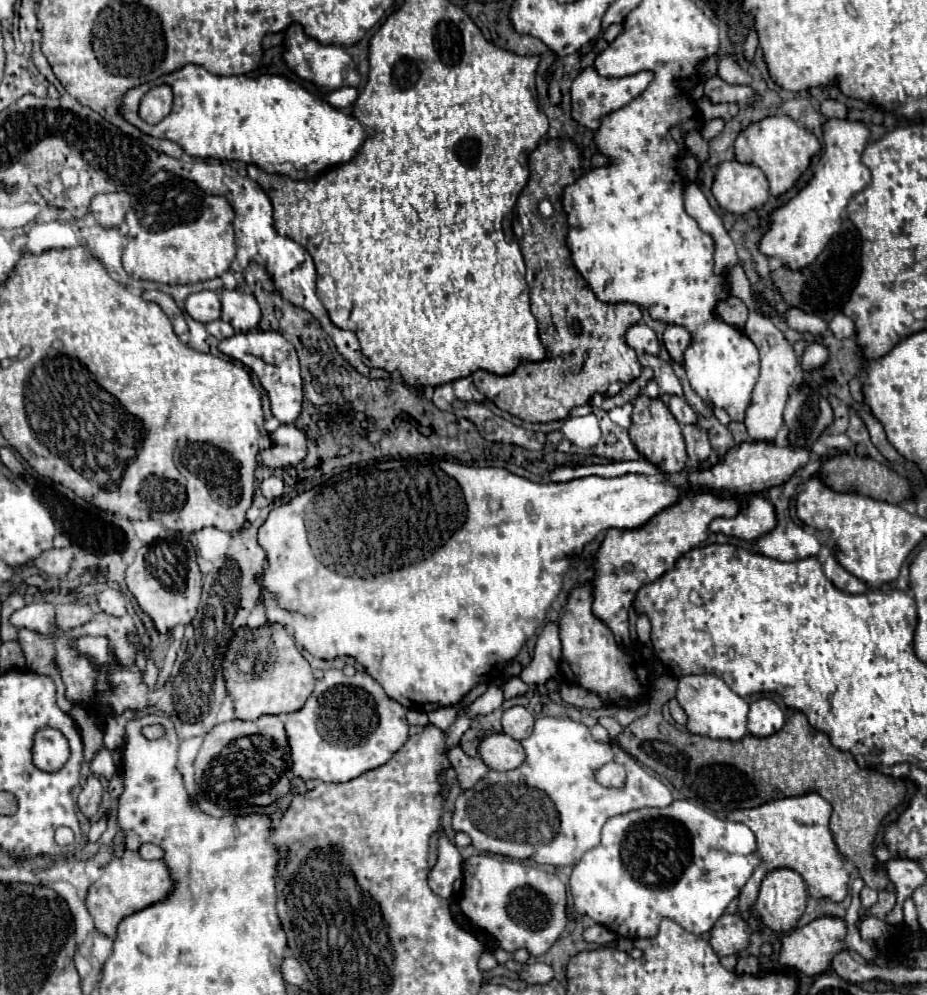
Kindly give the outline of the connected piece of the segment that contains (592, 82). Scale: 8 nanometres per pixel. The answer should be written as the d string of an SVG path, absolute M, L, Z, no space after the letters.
M587 67L585 71L581 71L575 77L575 81L571 85L571 115L577 123L585 125L587 129L595 129L595 127L599 127L599 123L605 115L625 107L629 101L633 101L637 95L641 95L649 83L651 83L649 71L641 71L641 73L619 77L619 79L615 79L615 77L605 79L593 67Z

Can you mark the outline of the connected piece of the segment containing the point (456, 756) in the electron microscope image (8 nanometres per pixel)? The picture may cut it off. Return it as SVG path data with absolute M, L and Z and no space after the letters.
M459 745L451 747L449 761L451 761L451 765L453 765L455 773L457 773L461 789L471 789L489 771L489 767L483 763L481 757L469 757L469 755L465 755Z

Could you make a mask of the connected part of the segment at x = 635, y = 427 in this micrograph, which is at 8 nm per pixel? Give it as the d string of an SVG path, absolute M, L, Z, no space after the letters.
M639 395L633 401L633 417L631 417L631 427L629 427L629 437L635 449L651 461L663 475L667 473L679 473L687 467L687 451L685 451L685 441L681 435L681 425L677 419L671 415L667 405L661 399L651 399L647 395Z

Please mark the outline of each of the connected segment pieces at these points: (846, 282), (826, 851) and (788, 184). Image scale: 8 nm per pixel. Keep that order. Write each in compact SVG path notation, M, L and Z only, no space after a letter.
M845 217L841 229L829 241L827 249L817 257L815 263L799 271L791 271L787 265L781 265L773 271L773 281L783 295L783 301L789 307L799 307L805 313L815 313L825 321L831 321L837 313L843 311L857 279L861 273L861 237L853 223Z
M807 793L799 797L773 799L753 809L737 809L727 815L729 821L739 821L747 825L757 837L759 867L753 871L751 879L739 893L739 911L747 911L759 893L763 877L773 869L793 869L807 883L807 891L813 899L831 899L835 903L843 901L847 895L849 873L843 869L843 857L839 855L833 835L829 831L831 805L817 793Z
M787 115L765 117L763 121L753 123L743 133L739 133L739 137L735 141L735 159L739 163L757 165L759 169L763 169L763 173L769 179L771 195L779 197L779 195L787 193L799 181L799 177L807 171L811 157L815 153L819 153L819 149L821 149L821 145L817 141L817 137L811 131L801 129Z

